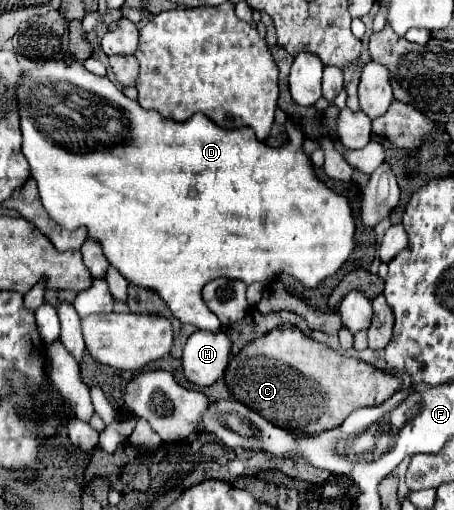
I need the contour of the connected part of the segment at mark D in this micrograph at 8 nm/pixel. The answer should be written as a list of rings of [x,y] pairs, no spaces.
[[[44,62],[32,70],[24,70],[22,82],[16,90],[16,100],[18,100],[18,114],[20,114],[20,128],[22,128],[22,154],[26,156],[30,168],[32,168],[32,178],[38,184],[40,190],[40,200],[46,212],[54,222],[60,226],[74,230],[80,226],[86,226],[88,238],[100,242],[104,256],[108,262],[132,284],[154,290],[170,308],[172,316],[178,318],[182,324],[192,324],[202,330],[216,332],[220,330],[219,319],[206,306],[202,300],[202,288],[206,282],[214,278],[230,278],[230,280],[244,280],[246,284],[252,282],[262,282],[266,284],[272,280],[276,274],[290,274],[296,280],[300,280],[308,288],[316,288],[324,278],[332,276],[344,262],[346,258],[354,252],[354,218],[352,210],[348,206],[348,200],[330,188],[326,188],[312,170],[310,158],[302,150],[304,136],[296,124],[288,124],[288,144],[282,148],[270,148],[264,142],[260,142],[250,128],[238,128],[238,130],[224,130],[216,126],[210,118],[204,114],[194,114],[188,118],[188,122],[172,122],[164,120],[162,114],[156,110],[144,110],[136,100],[130,100],[118,90],[106,76],[94,76],[88,72],[80,62]]]

